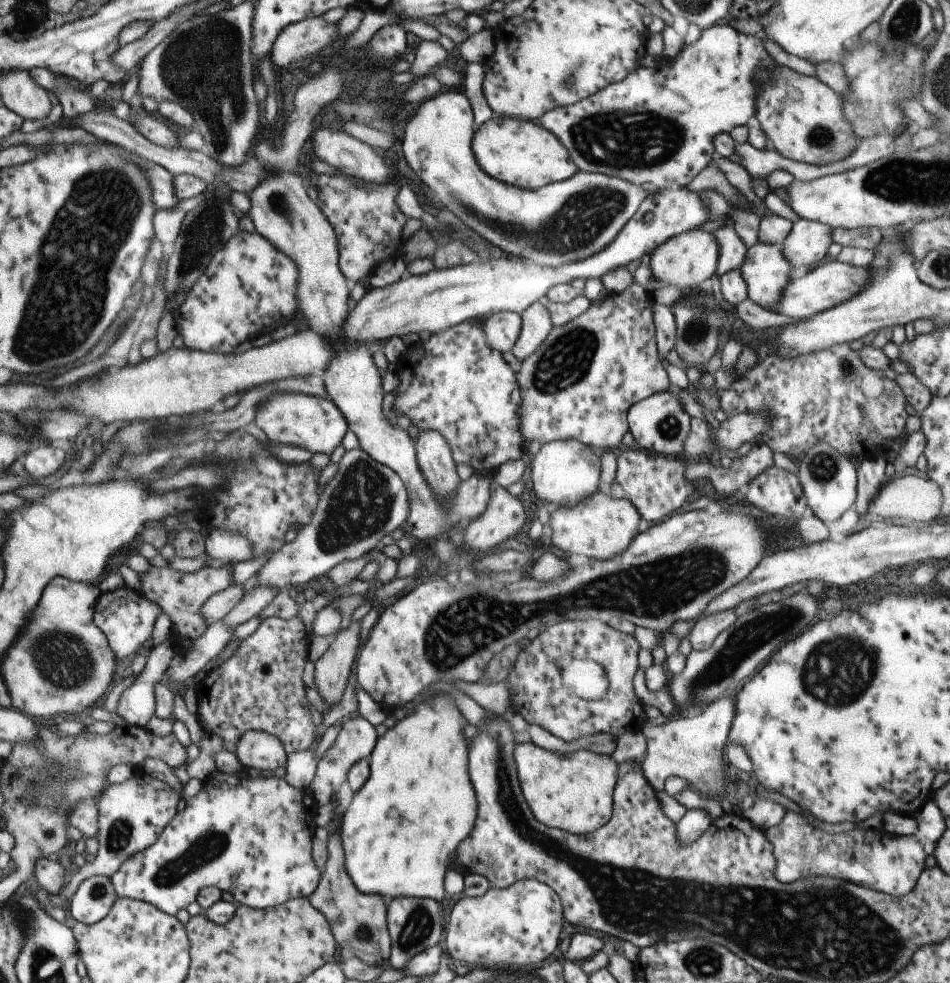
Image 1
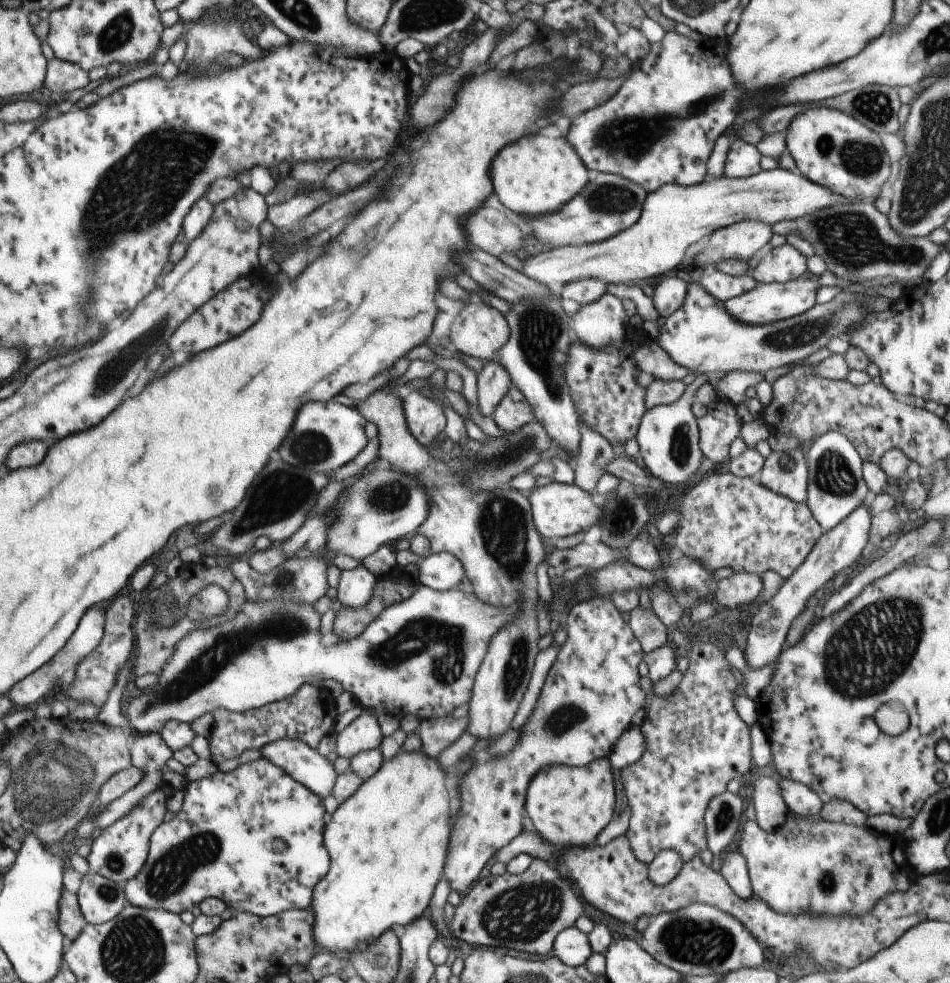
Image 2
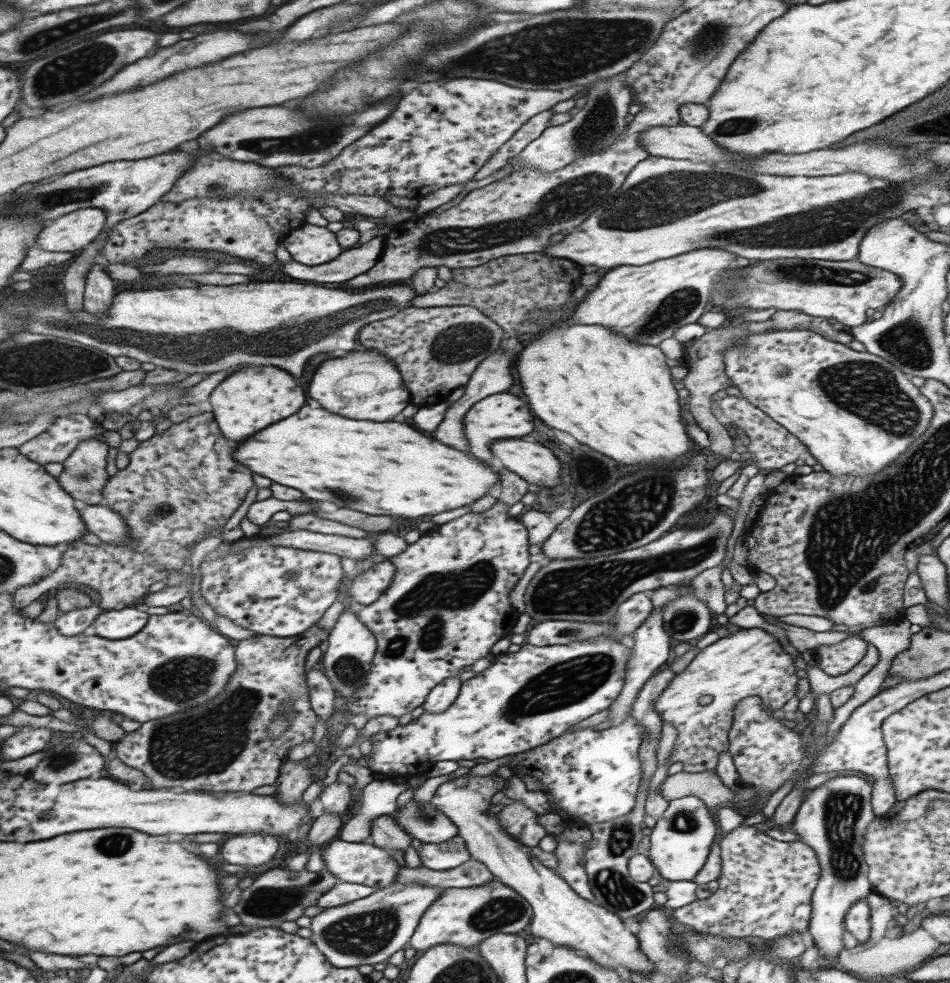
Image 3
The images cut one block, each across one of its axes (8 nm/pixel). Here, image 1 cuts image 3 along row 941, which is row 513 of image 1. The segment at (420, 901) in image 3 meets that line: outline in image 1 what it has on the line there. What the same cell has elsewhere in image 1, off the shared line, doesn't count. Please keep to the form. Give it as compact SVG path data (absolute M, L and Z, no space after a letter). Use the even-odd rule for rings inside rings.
M360 449L345 451L338 465L335 476L322 488L308 522L298 530L297 536L291 542L284 542L271 554L257 572L256 585L271 585L278 592L287 584L295 586L313 578L323 579L333 566L346 560L365 557L368 552L376 548L377 542L381 541L383 536L390 535L399 527L403 528L409 513L408 499L403 484L395 472L372 460Z

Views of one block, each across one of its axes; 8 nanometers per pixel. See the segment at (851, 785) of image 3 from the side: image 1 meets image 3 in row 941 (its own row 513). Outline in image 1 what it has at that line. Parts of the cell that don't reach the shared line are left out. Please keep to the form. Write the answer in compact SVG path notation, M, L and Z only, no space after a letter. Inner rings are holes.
M815 441L812 448L796 460L796 464L796 478L800 483L806 506L820 522L835 521L853 506L856 498L857 466L854 467L845 454L840 454L824 441Z

